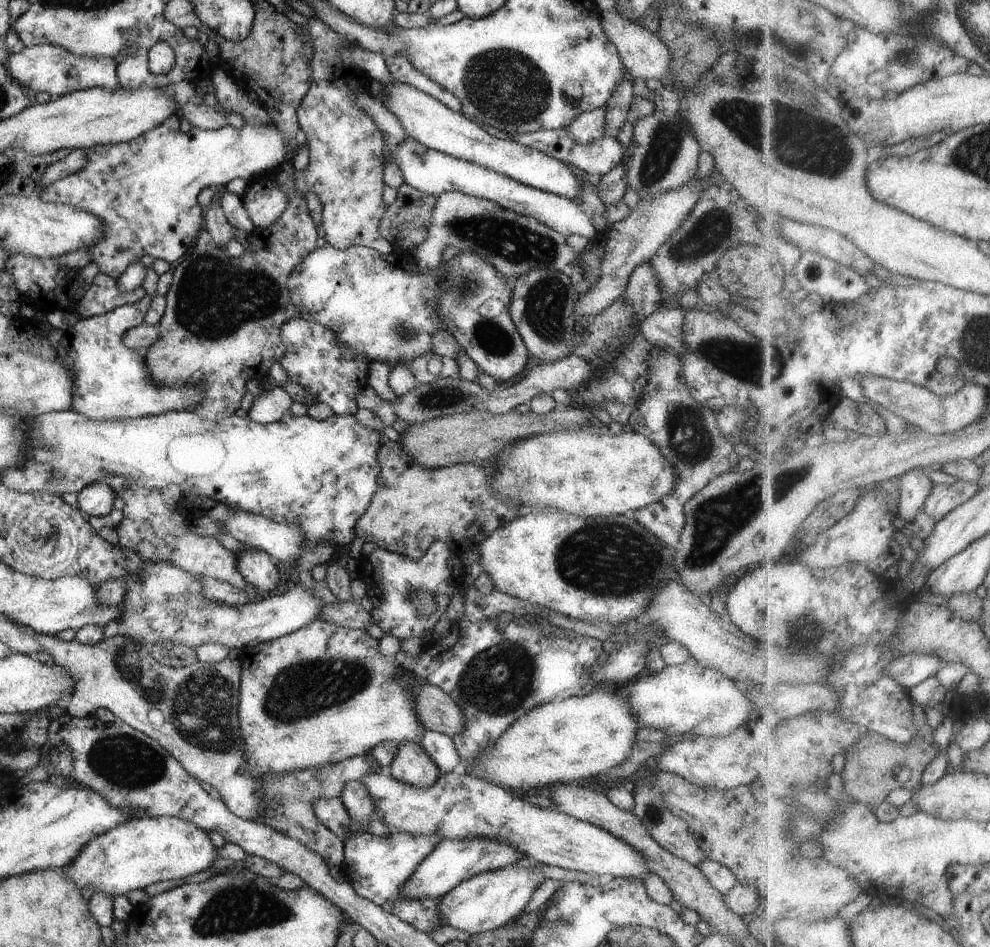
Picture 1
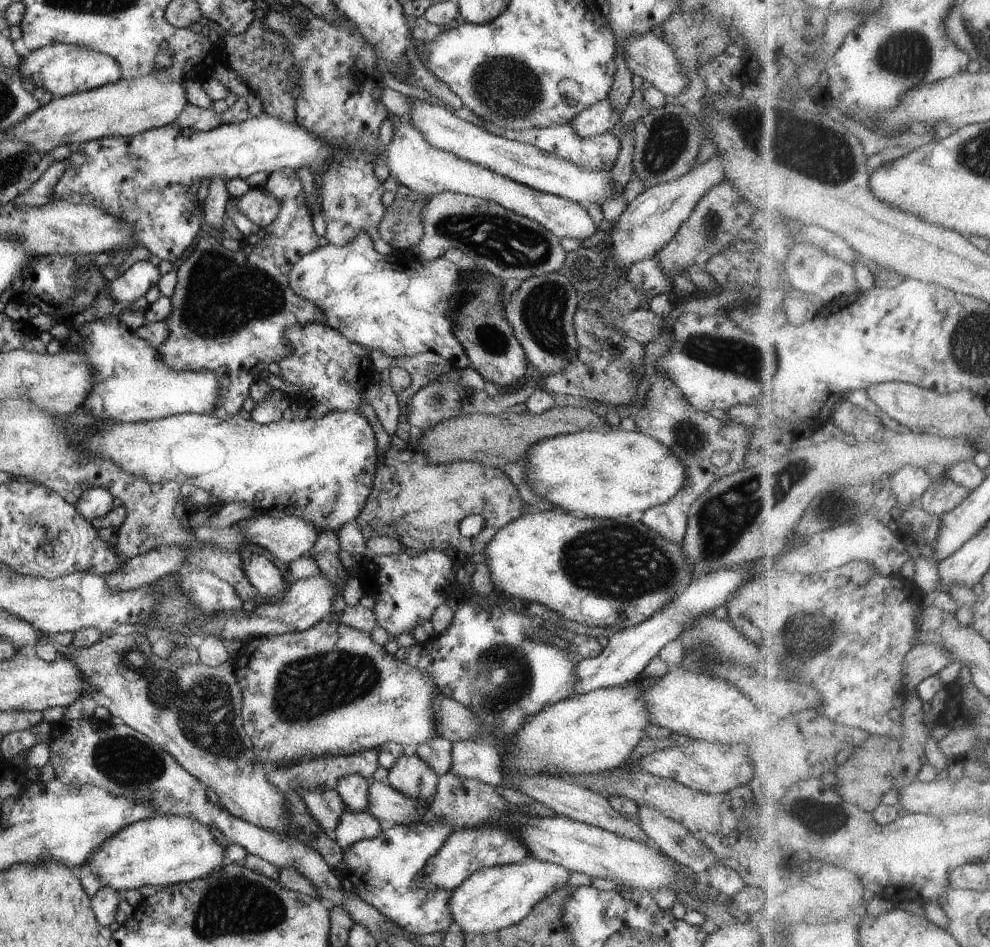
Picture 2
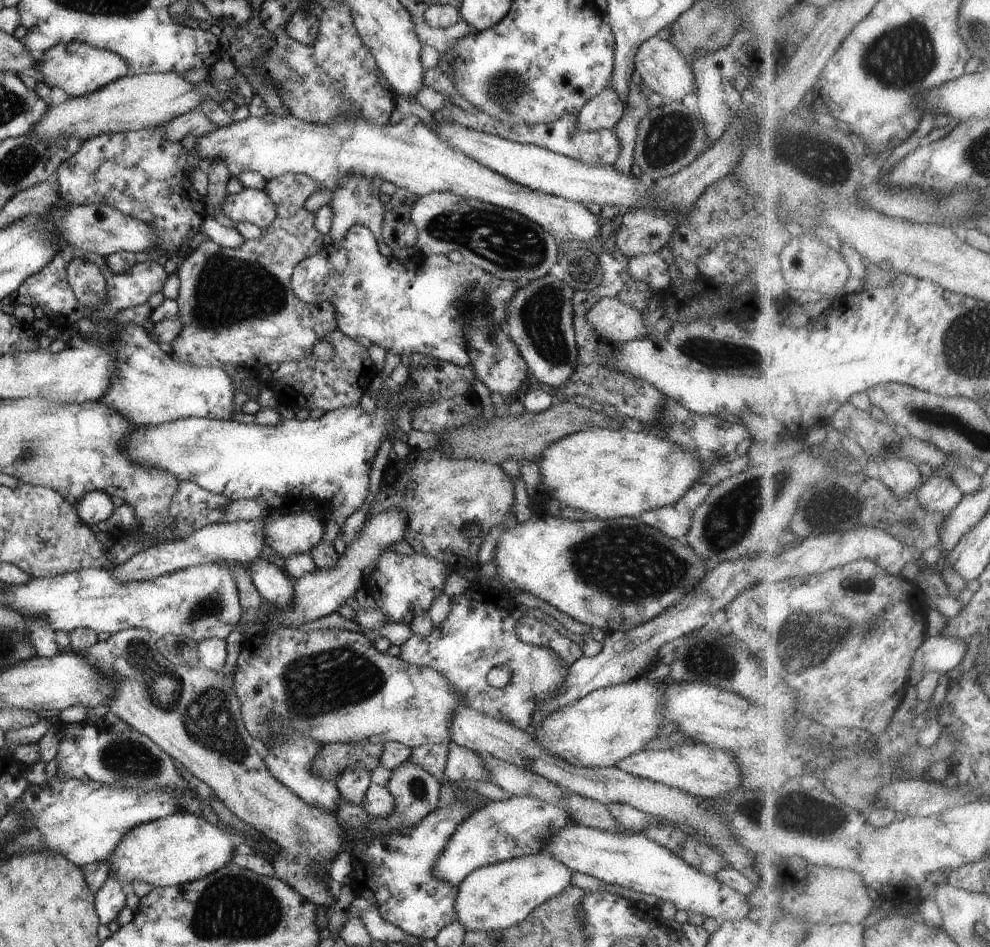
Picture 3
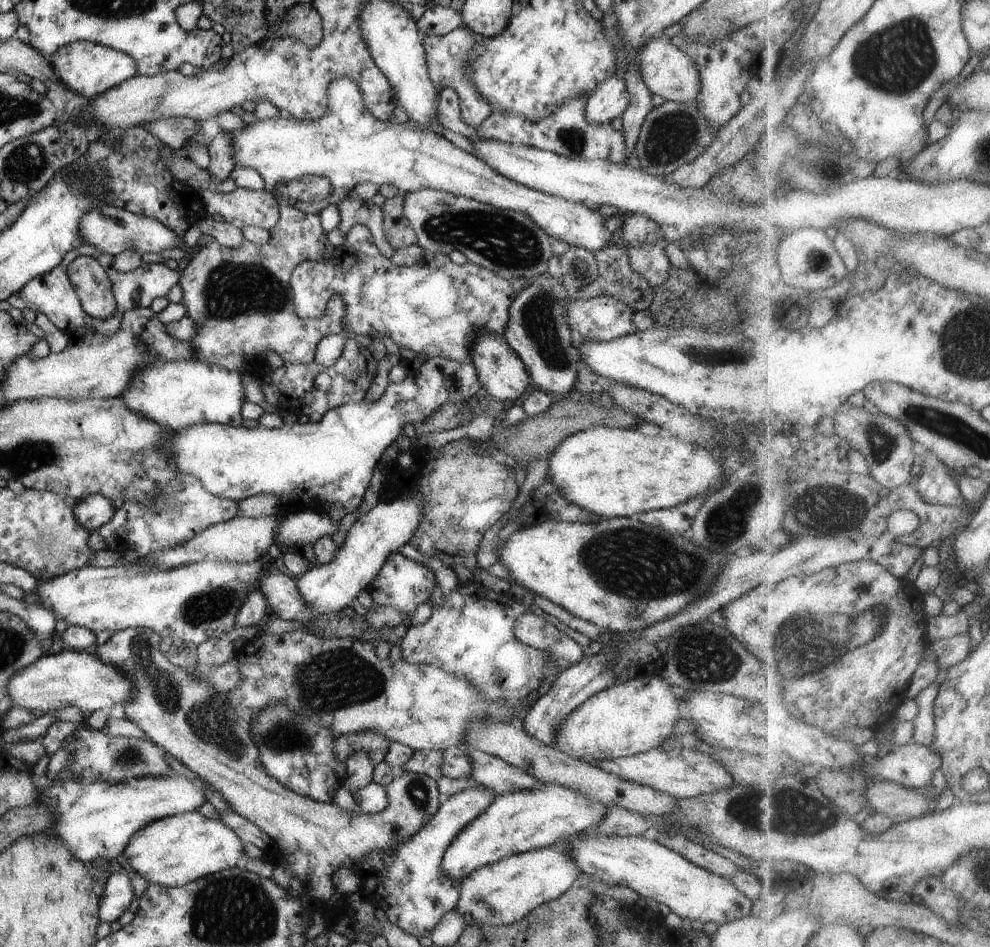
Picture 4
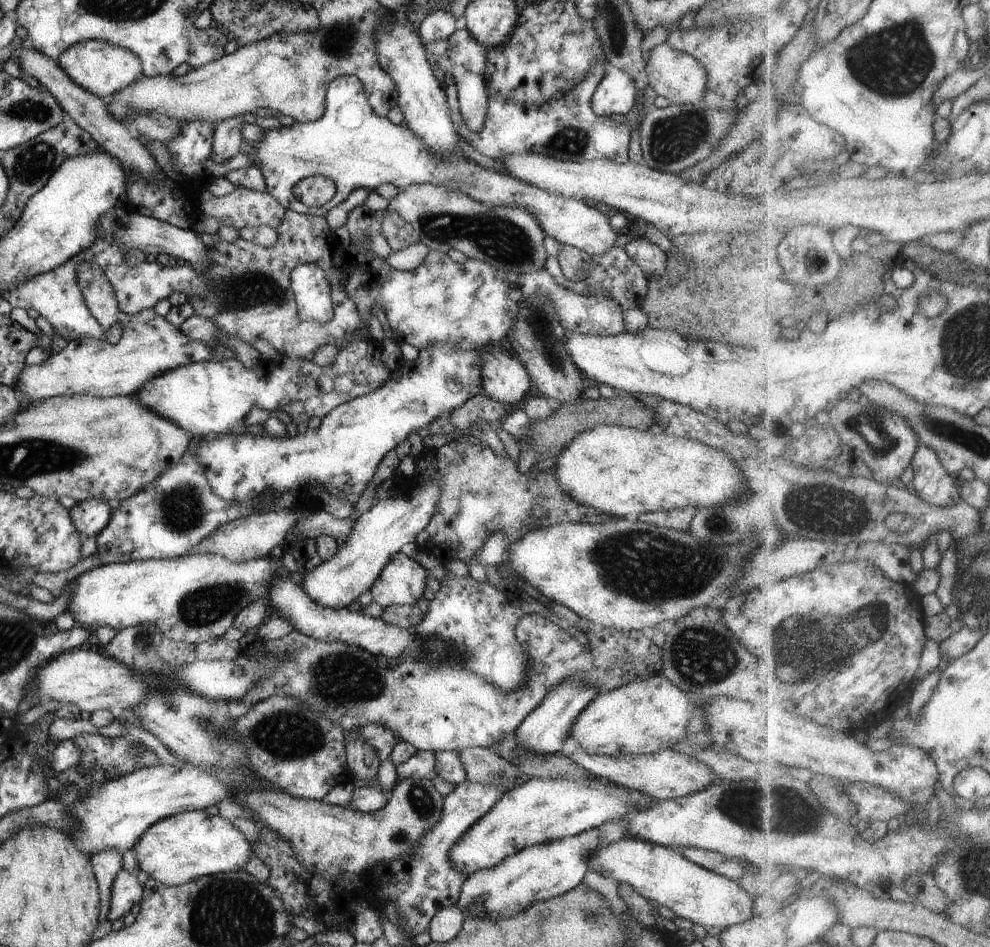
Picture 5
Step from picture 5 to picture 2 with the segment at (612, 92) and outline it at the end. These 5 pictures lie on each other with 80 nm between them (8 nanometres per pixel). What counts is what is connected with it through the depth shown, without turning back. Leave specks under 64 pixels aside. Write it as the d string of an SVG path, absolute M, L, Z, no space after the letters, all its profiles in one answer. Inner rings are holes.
M604 99L584 109L571 120L570 124L578 136L592 138L610 132L618 122L619 116L620 113Z

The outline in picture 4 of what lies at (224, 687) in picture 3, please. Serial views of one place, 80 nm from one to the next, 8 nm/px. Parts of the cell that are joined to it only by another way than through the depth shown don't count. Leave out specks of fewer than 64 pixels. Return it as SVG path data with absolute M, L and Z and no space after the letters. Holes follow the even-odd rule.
M128 627L112 633L104 644L92 650L104 664L114 665L133 685L133 696L123 702L124 716L132 721L153 743L168 755L187 766L208 786L216 789L236 814L254 822L262 832L270 836L280 850L278 862L289 872L291 881L304 885L308 899L318 899L329 908L344 907L339 898L332 873L338 867L350 867L372 851L394 848L399 842L409 839L432 818L443 801L436 781L425 774L402 771L385 786L388 806L379 813L350 813L337 804L321 803L296 794L270 776L260 762L259 750L249 733L249 724L242 721L230 704L228 693L219 693L208 681L196 680L191 671L173 665L159 649L160 635L153 630Z

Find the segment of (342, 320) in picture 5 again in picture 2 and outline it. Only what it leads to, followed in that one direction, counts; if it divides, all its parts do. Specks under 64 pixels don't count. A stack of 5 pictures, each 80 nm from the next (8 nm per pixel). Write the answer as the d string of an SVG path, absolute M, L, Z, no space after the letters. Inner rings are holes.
M283 168L282 170L275 170L272 174L269 174L264 188L270 191L274 197L279 198L279 201L281 202L281 209L279 210L279 215L276 217L276 220L271 222L267 227L259 228L254 234L251 234L248 238L244 239L241 243L240 250L233 253L227 248L224 248L222 243L210 233L200 236L196 248L194 247L192 250L192 254L182 261L182 264L178 266L178 270L176 270L177 283L172 296L169 298L171 300L172 308L169 315L164 320L168 327L169 335L168 338L165 338L163 343L160 343L160 346L156 347L161 360L164 361L164 364L167 364L172 368L172 370L194 372L210 371L218 376L220 386L216 406L213 410L213 414L209 415L214 415L220 420L228 420L229 418L238 416L238 412L243 408L244 400L250 397L248 396L248 392L244 392L244 382L234 382L234 380L240 376L240 370L250 370L256 365L263 366L265 364L269 365L271 362L278 362L290 352L289 347L287 346L285 332L291 326L305 325L306 323L320 323L322 318L325 319L325 317L322 316L320 308L301 299L295 292L292 292L292 289L289 287L289 272L291 271L291 266L296 264L296 262L305 254L316 250L319 247L318 241L320 242L319 236L316 235L314 227L312 227L313 214L306 205L305 194L302 192L302 182L300 182L295 170L292 170L292 168Z

